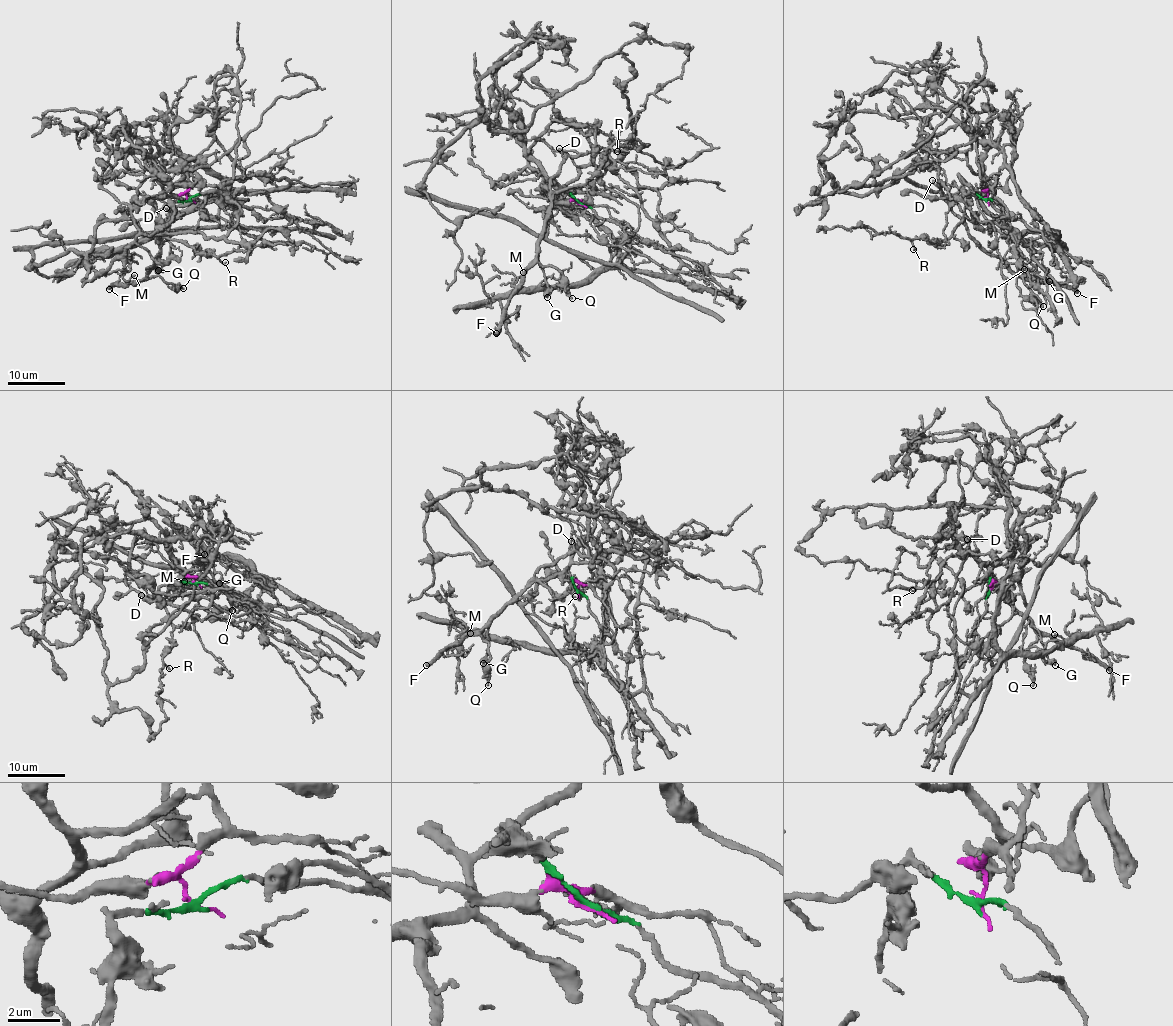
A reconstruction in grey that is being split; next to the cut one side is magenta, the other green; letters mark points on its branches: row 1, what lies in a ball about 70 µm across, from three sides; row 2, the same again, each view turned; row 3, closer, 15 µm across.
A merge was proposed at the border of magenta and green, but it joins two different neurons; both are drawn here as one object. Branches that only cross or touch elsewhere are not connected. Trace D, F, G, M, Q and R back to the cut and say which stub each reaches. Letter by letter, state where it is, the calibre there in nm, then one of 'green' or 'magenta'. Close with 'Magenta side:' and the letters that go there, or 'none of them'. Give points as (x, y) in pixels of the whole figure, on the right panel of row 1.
D: at (932, 180); 160 nm thick; green
F: at (1077, 293); 400 nm thick; green
G: at (1049, 281); 600 nm thick; green
M: at (1024, 269); 100 nm thick; green
Q: at (1043, 306); 170 nm thick; green
R: at (913, 249); 100 nm thick; green
Magenta side: none of them

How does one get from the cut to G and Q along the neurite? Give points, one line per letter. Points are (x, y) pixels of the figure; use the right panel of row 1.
G: (986, 199), (970, 190), (968, 193), (963, 219), (968, 236), (1001, 258), (1049, 281)
Q: (986, 199), (970, 190), (968, 193), (963, 219), (968, 236), (1018, 274), (1020, 294), (1043, 307)

